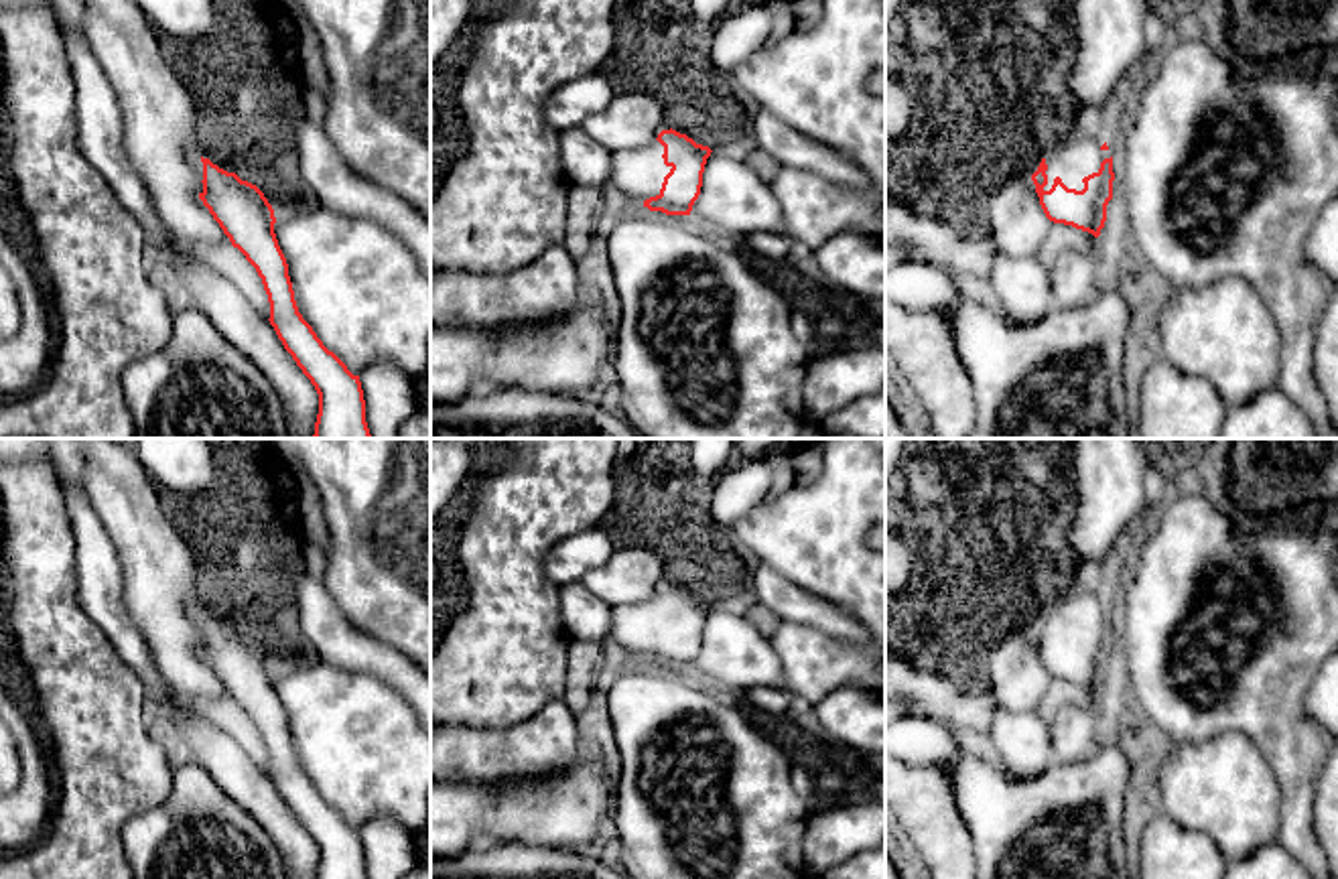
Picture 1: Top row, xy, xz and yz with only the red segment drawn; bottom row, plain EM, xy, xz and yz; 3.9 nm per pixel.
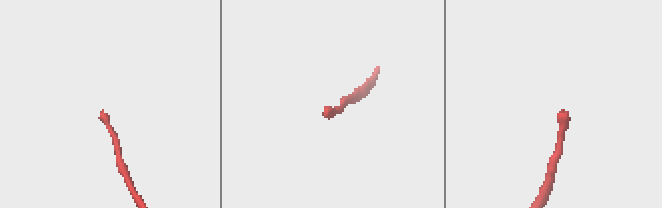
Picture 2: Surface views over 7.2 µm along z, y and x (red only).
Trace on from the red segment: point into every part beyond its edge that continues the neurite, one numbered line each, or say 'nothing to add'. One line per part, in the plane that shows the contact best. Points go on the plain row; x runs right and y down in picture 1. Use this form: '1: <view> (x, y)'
1: yz (1079, 610)

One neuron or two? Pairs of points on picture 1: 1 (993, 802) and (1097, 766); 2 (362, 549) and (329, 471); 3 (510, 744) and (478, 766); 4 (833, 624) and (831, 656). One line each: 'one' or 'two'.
1: one
2: one
3: one
4: two

